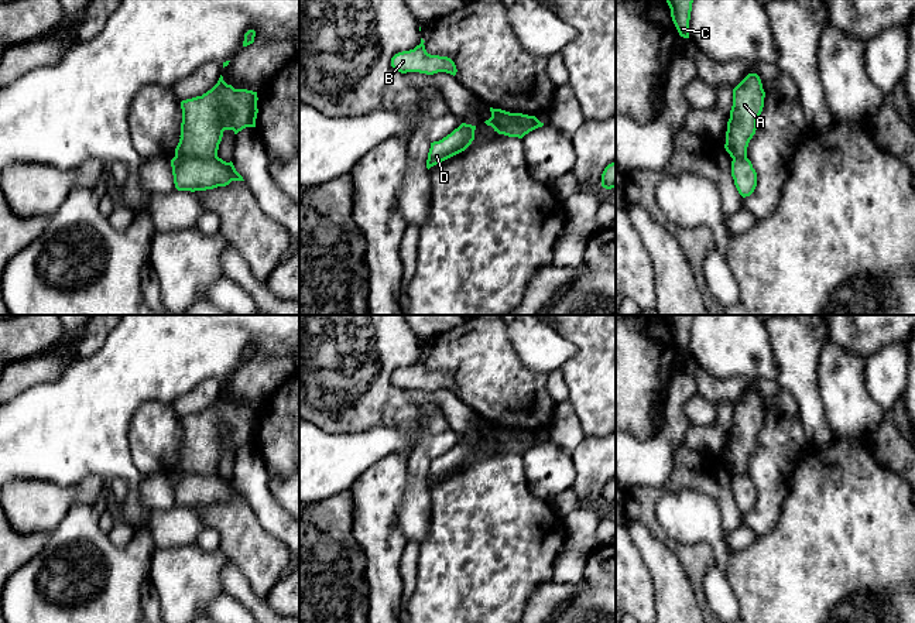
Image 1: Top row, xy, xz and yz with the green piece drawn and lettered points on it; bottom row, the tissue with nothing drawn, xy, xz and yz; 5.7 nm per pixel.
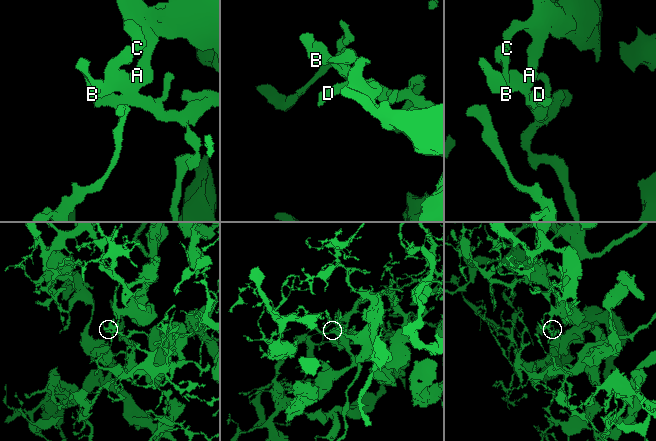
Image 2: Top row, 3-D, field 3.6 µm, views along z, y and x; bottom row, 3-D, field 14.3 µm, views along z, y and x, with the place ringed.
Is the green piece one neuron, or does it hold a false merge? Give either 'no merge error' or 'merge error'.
no merge error

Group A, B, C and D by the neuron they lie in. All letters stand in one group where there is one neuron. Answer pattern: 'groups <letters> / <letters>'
groups A B C D

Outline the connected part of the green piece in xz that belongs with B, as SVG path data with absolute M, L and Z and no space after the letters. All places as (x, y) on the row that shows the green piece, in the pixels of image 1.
M424 40L414 49L402 51L391 58L391 66L401 72L419 72L433 75L438 72L446 72L456 75L458 69L455 62L448 57L431 55L426 52Z

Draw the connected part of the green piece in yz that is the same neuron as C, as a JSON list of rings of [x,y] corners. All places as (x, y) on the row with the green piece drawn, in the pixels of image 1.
[[[666,0],[666,3],[679,35],[689,38],[689,20],[693,0]]]

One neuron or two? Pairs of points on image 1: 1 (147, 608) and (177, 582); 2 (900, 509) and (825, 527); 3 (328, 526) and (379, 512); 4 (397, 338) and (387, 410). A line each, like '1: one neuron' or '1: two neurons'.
1: two neurons
2: one neuron
3: two neurons
4: one neuron

